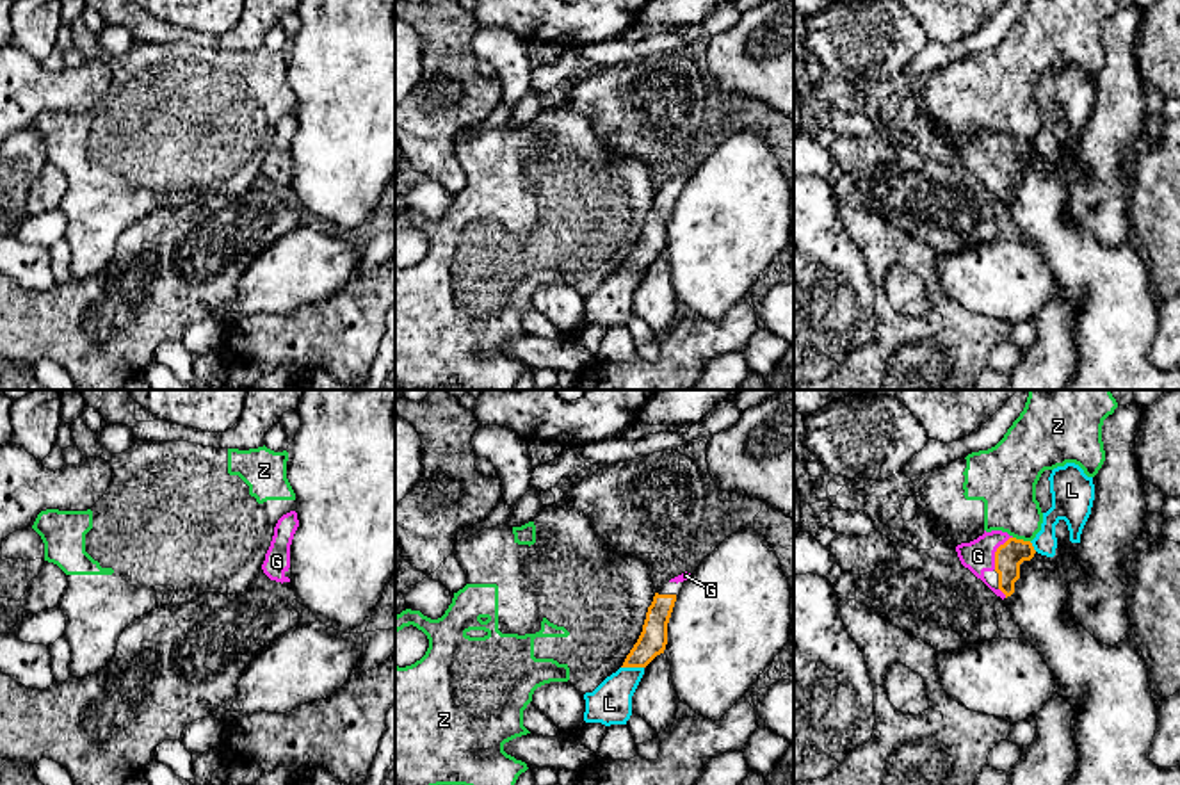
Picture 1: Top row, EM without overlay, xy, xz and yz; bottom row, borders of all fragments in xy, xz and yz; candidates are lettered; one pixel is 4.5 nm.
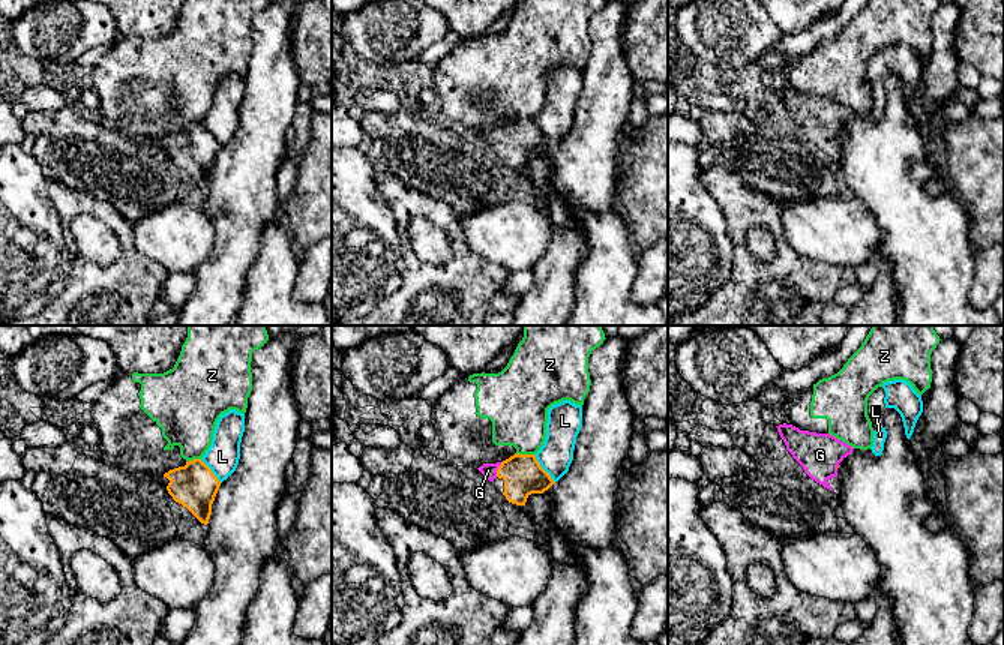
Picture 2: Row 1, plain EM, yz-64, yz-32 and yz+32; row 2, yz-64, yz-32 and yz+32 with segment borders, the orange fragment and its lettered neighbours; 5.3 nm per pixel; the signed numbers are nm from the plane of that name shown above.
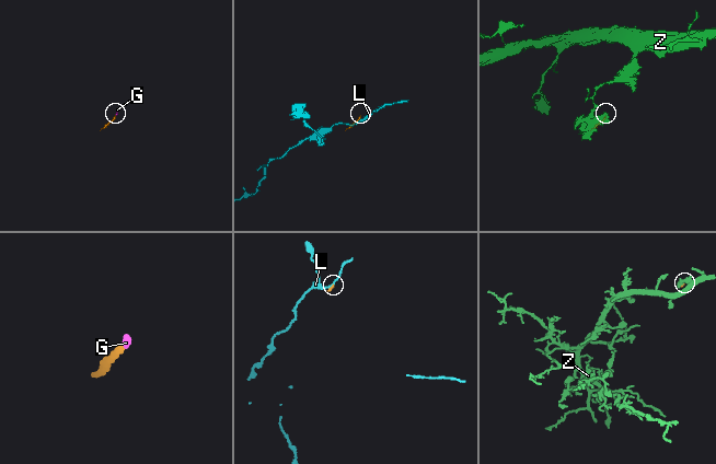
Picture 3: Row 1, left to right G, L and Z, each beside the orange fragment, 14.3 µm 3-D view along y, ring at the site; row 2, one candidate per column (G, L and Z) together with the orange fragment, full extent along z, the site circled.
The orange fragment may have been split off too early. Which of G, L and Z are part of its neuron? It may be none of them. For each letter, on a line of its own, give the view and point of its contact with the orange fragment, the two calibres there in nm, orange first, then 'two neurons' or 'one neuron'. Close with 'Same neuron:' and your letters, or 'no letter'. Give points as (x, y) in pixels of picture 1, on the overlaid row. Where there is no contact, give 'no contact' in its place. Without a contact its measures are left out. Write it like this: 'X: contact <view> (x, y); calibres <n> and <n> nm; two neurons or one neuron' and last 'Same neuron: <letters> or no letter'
G: contact yz (995, 552); calibres 130 and 150 nm; one neuron
L: contact xz (632, 666); calibres 130 and 190 nm; two neurons
Z: contact yz (1022, 540); calibres 130 and 260 nm; two neurons
Same neuron: G

